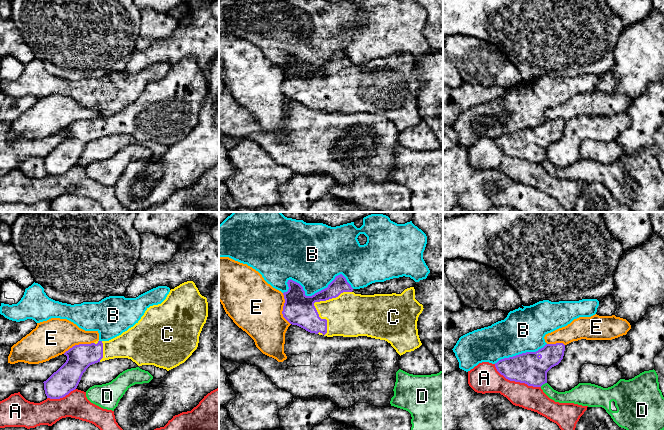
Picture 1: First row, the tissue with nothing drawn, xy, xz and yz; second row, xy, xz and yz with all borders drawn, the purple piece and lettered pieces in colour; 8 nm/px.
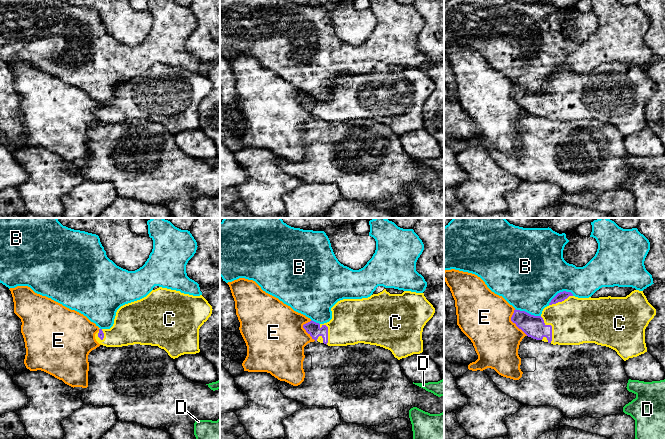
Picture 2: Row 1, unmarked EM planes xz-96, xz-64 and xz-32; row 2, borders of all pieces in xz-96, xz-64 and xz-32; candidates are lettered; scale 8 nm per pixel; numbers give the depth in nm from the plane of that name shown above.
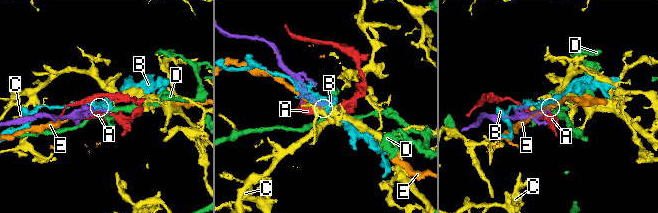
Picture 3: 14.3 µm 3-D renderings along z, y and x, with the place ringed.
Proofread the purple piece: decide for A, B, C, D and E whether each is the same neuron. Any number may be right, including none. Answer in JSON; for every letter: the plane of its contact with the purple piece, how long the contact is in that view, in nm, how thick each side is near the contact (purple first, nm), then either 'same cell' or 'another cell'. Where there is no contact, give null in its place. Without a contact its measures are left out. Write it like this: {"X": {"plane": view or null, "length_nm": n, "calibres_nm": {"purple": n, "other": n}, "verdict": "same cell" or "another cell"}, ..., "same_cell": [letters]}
{"A": {"plane": "yz", "length_nm": 420, "calibres_nm": {"purple": 240, "other": 240}, "verdict": "another cell"}, "B": {"plane": "xz", "length_nm": 550, "calibres_nm": {"purple": 240, "other": 400}, "verdict": "another cell"}, "C": {"plane": "xz", "length_nm": 440, "calibres_nm": {"purple": 240, "other": 280}, "verdict": "same cell"}, "D": {"plane": "yz", "length_nm": 70, "calibres_nm": {"purple": 240, "other": 110}, "verdict": "another cell"}, "E": {"plane": "xz", "length_nm": 260, "calibres_nm": {"purple": 240, "other": 420}, "verdict": "another cell"}, "same_cell": ["C"]}

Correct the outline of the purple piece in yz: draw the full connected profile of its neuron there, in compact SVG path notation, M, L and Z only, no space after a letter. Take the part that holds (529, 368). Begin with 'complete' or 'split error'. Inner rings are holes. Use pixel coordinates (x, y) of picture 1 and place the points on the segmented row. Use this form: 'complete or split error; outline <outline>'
complete; outline M563 343L546 344L536 352L526 352L495 363L497 371L510 381L541 387L547 383L547 372L563 359Z

